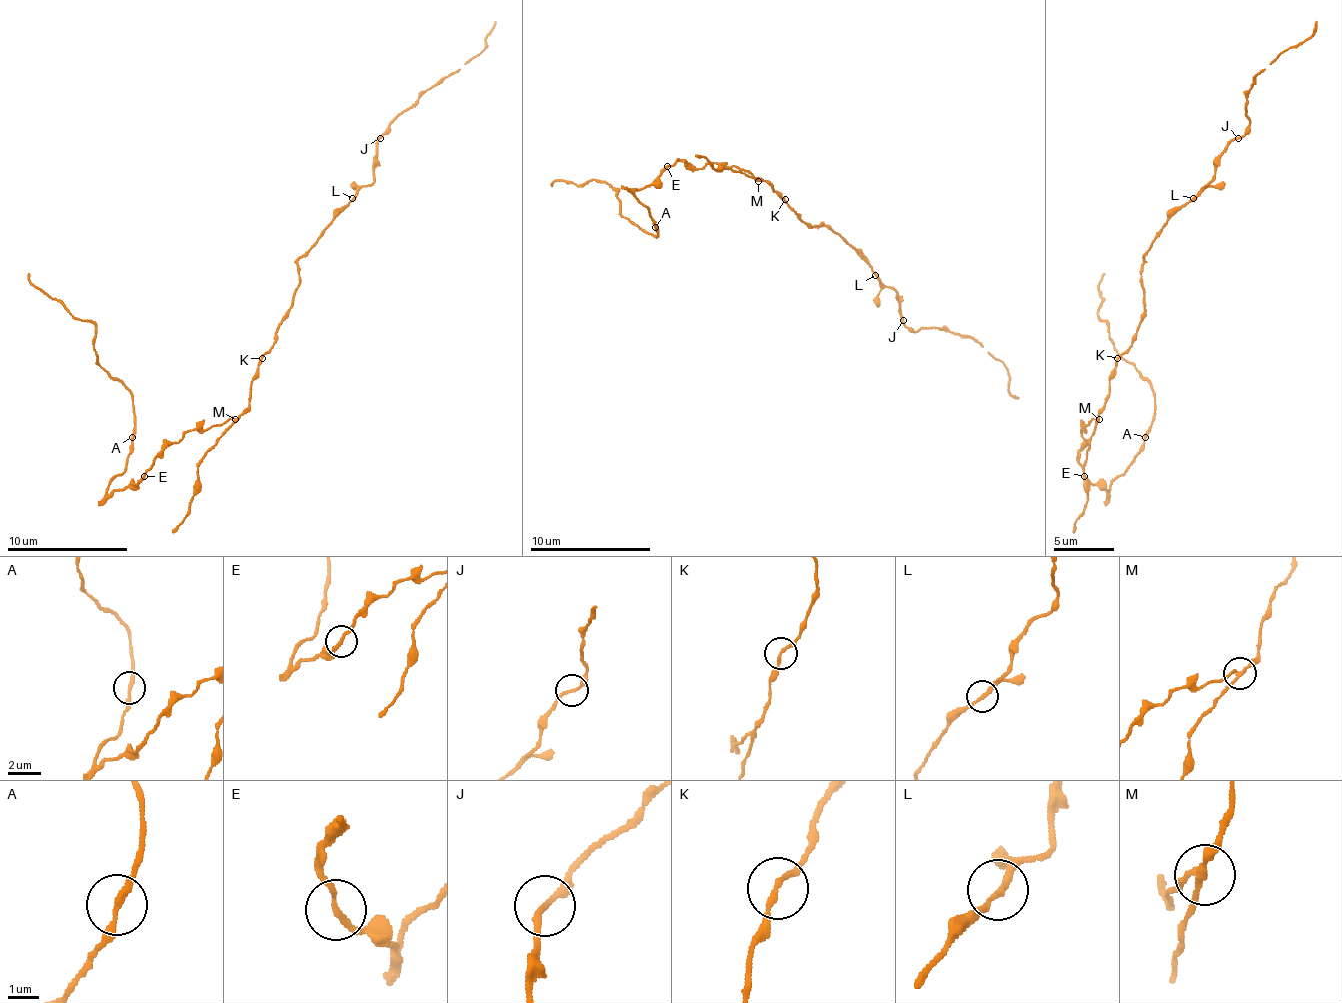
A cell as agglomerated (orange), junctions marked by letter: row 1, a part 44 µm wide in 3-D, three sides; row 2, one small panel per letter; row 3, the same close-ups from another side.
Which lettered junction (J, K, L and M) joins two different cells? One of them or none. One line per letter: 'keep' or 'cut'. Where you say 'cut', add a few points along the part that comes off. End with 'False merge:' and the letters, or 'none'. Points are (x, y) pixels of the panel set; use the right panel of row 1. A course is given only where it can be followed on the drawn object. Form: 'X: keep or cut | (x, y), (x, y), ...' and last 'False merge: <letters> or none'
J: keep
K: keep
L: keep
M: cut | (1099, 418), (1081, 431), (1087, 446), (1078, 461), (1108, 488), (1142, 446), (1154, 394), (1099, 319), (1102, 273)
False merge: M

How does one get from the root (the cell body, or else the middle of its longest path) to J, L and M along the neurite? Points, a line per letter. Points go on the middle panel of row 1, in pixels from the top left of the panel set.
J: (776, 193), (809, 227), (824, 224), (836, 233), (897, 293), (903, 320)
L: (776, 193), (809, 227), (824, 224), (833, 230), (875, 275)
M: (776, 193), (773, 187), (758, 181)

